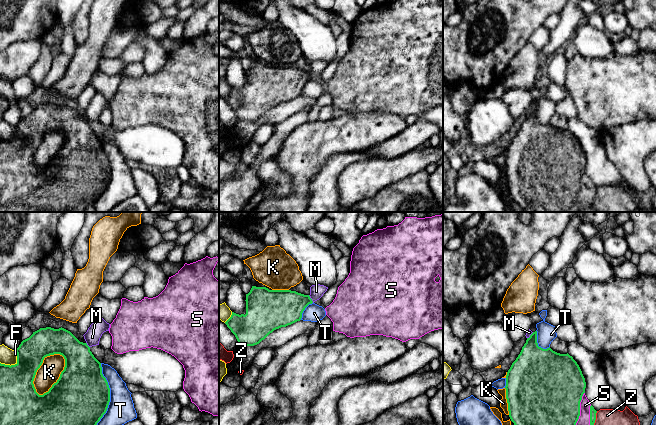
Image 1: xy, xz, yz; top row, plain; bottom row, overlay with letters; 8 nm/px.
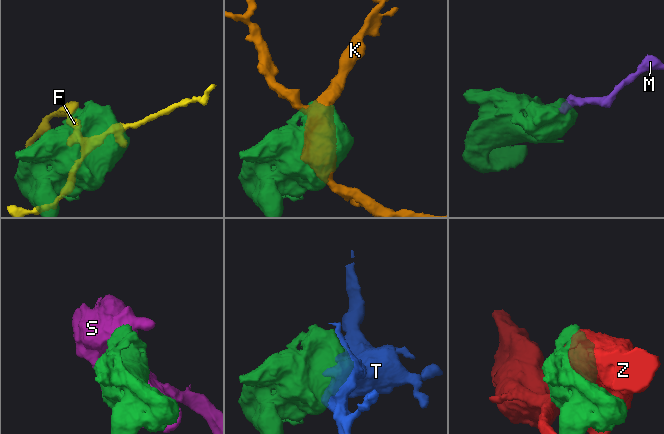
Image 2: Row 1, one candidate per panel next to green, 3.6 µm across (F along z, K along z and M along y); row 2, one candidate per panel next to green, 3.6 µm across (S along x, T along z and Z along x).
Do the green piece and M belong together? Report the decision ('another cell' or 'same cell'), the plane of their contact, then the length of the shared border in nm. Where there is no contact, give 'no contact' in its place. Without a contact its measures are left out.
another cell; contact in xz; length 80 nm

